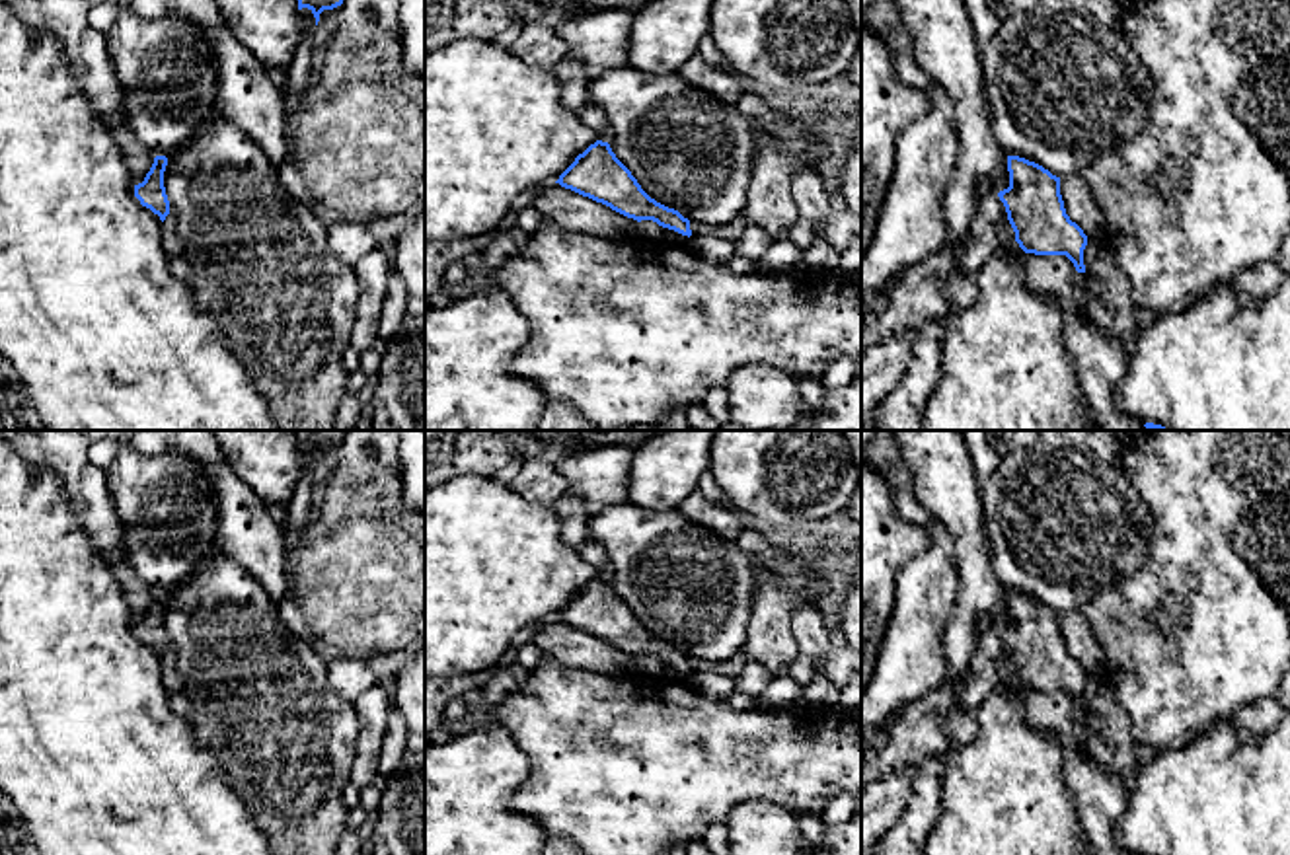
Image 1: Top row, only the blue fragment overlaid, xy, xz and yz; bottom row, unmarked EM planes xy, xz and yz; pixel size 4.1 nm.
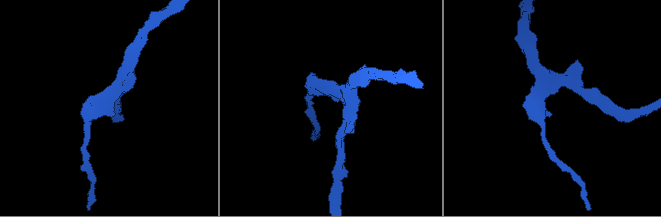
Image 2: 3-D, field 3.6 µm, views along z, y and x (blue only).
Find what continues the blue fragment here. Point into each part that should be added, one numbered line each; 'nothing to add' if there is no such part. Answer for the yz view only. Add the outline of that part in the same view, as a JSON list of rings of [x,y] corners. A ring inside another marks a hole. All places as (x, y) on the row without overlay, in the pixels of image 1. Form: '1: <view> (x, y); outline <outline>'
1: yz (916, 731); outline [[[984,625],[968,674],[957,682],[947,680],[918,703],[902,707],[889,721],[881,748],[873,754],[861,750],[861,787],[924,756],[945,756],[953,740],[941,719],[957,711],[978,709],[994,689],[1009,688],[1013,682],[1015,668],[1004,639],[996,627]]]

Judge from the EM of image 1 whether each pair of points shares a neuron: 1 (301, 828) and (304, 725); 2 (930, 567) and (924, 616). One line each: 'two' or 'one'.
1: one
2: one

